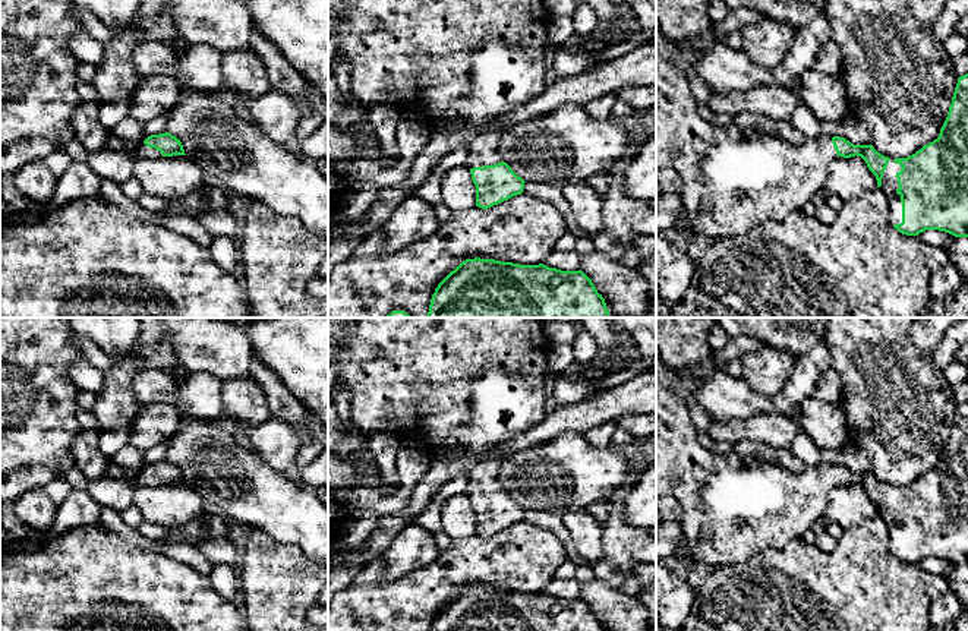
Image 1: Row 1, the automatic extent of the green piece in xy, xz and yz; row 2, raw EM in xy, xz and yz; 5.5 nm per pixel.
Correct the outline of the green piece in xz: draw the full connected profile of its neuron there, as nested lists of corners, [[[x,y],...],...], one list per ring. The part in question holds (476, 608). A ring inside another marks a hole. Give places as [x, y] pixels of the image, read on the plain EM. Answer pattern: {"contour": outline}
{"contour": [[[466,587],[435,616],[431,631],[605,631],[580,599]]]}

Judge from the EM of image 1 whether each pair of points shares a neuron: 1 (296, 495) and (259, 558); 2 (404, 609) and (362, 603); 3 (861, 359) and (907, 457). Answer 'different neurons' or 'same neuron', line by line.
1: different neurons
2: same neuron
3: same neuron

